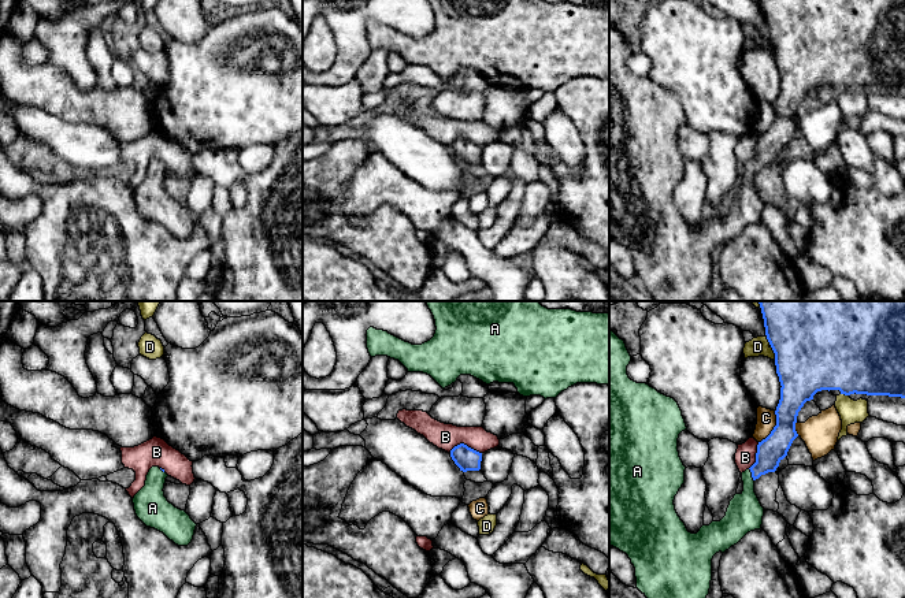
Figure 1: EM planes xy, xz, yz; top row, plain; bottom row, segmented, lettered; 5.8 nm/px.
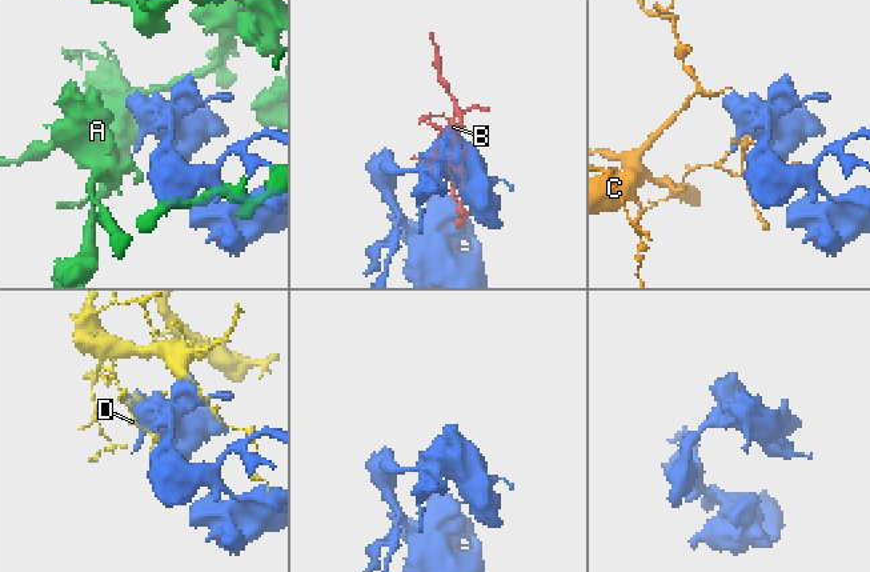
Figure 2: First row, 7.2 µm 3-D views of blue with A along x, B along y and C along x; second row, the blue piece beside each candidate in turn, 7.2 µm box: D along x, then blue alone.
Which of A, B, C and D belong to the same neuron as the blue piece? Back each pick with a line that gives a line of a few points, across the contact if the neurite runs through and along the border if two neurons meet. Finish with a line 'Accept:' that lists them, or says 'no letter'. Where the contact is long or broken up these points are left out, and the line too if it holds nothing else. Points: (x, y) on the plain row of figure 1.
A: Line: yz (772, 142), (767, 153), (752, 168), (745, 207)
Accept: A

